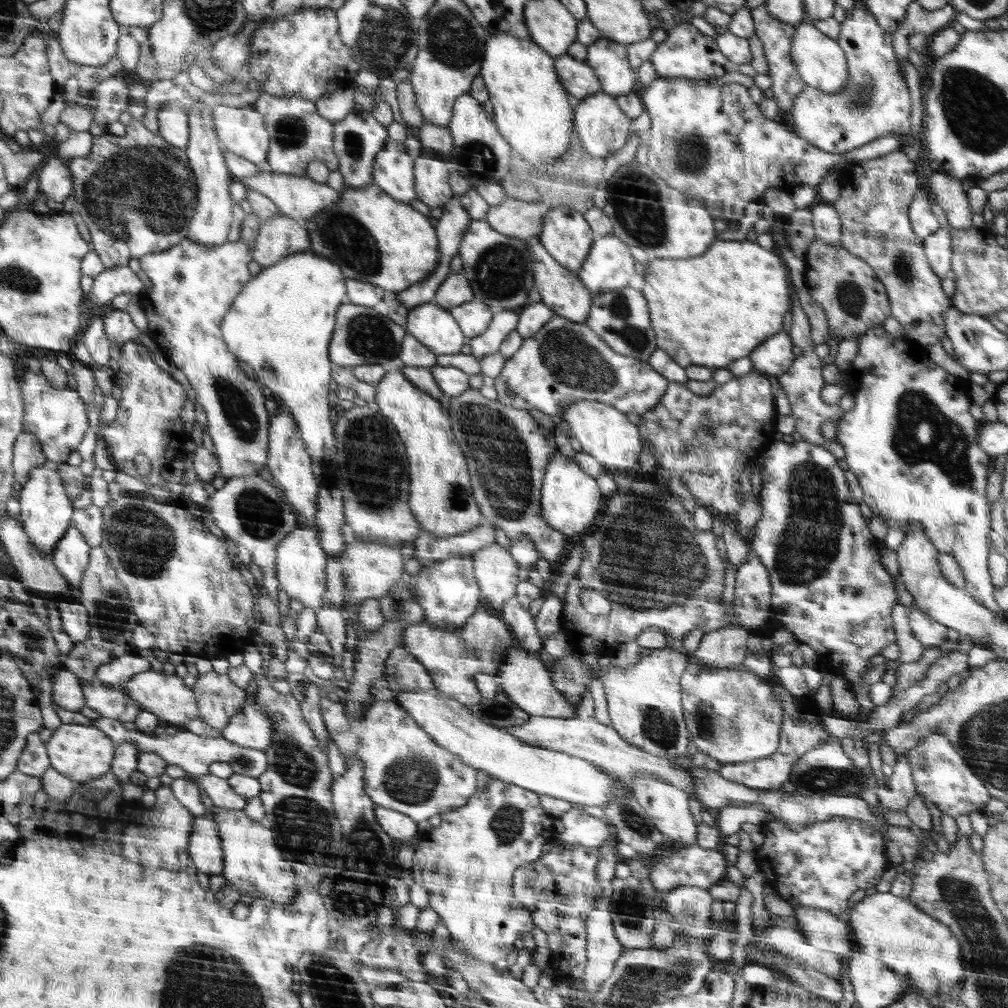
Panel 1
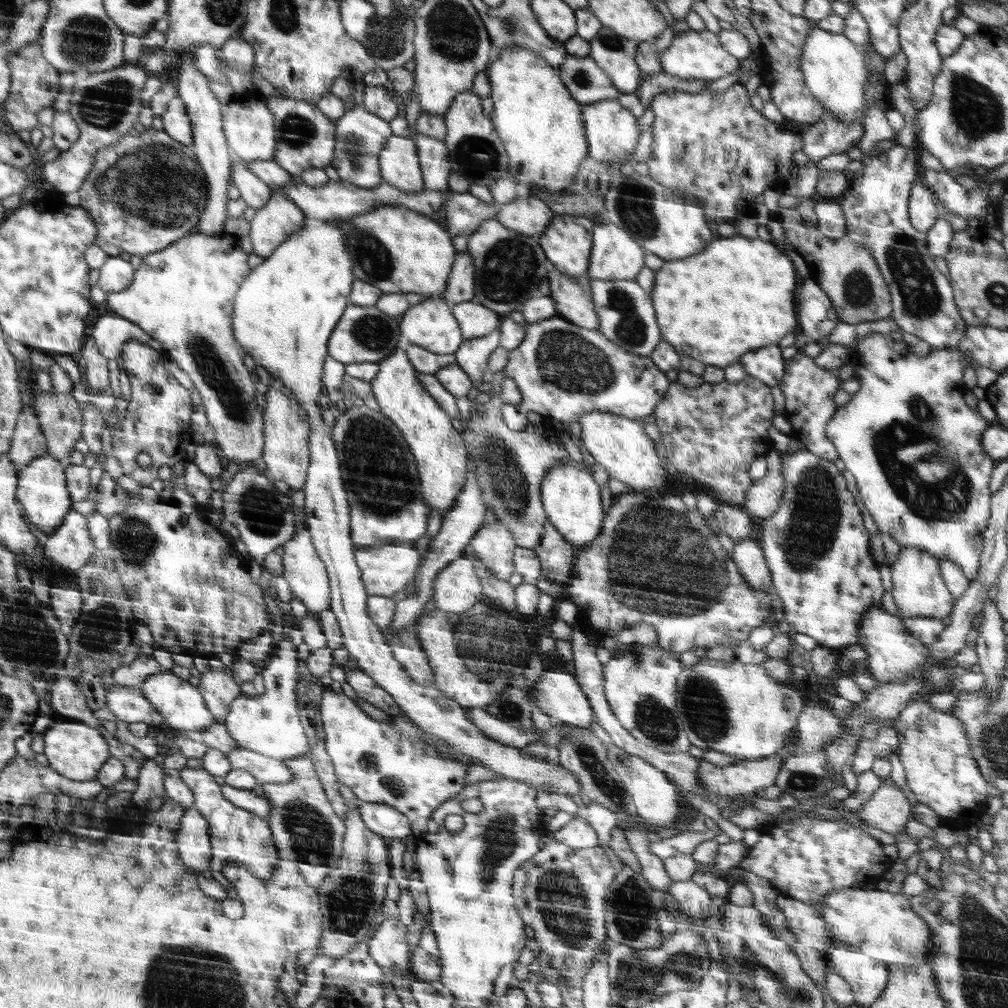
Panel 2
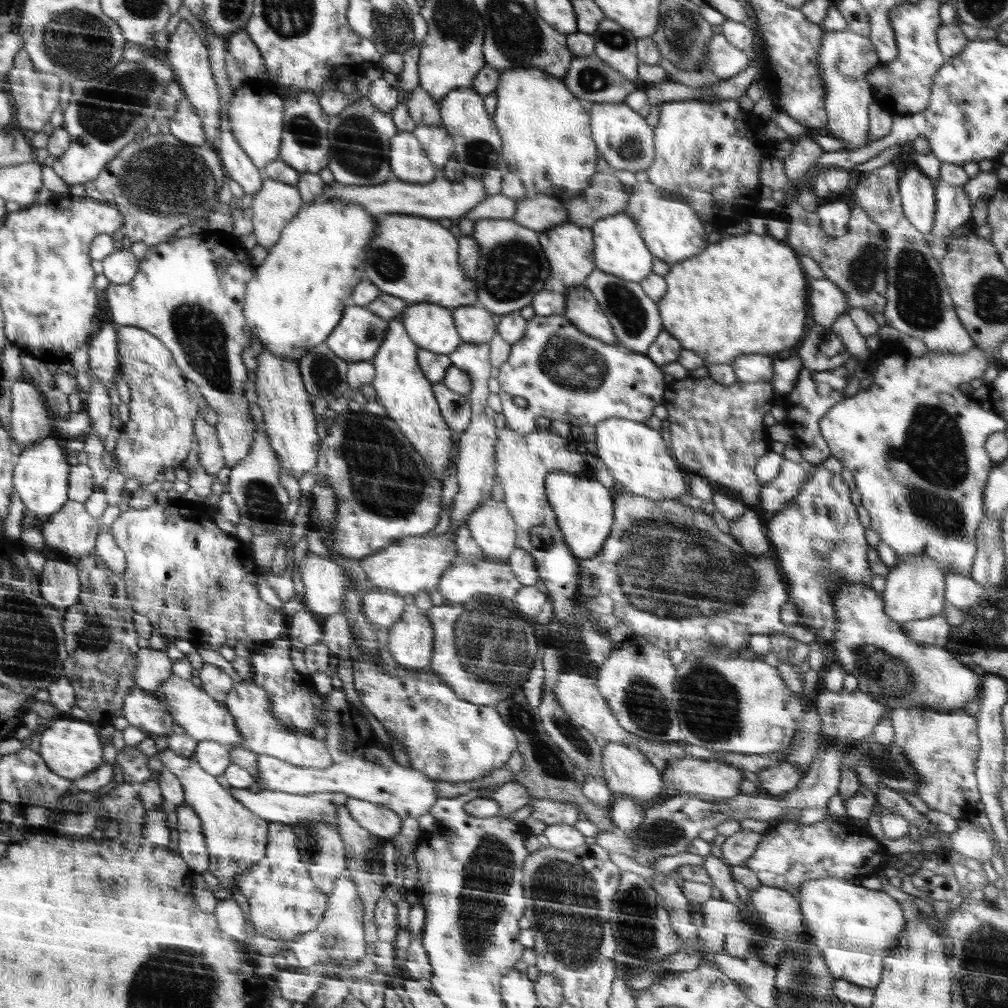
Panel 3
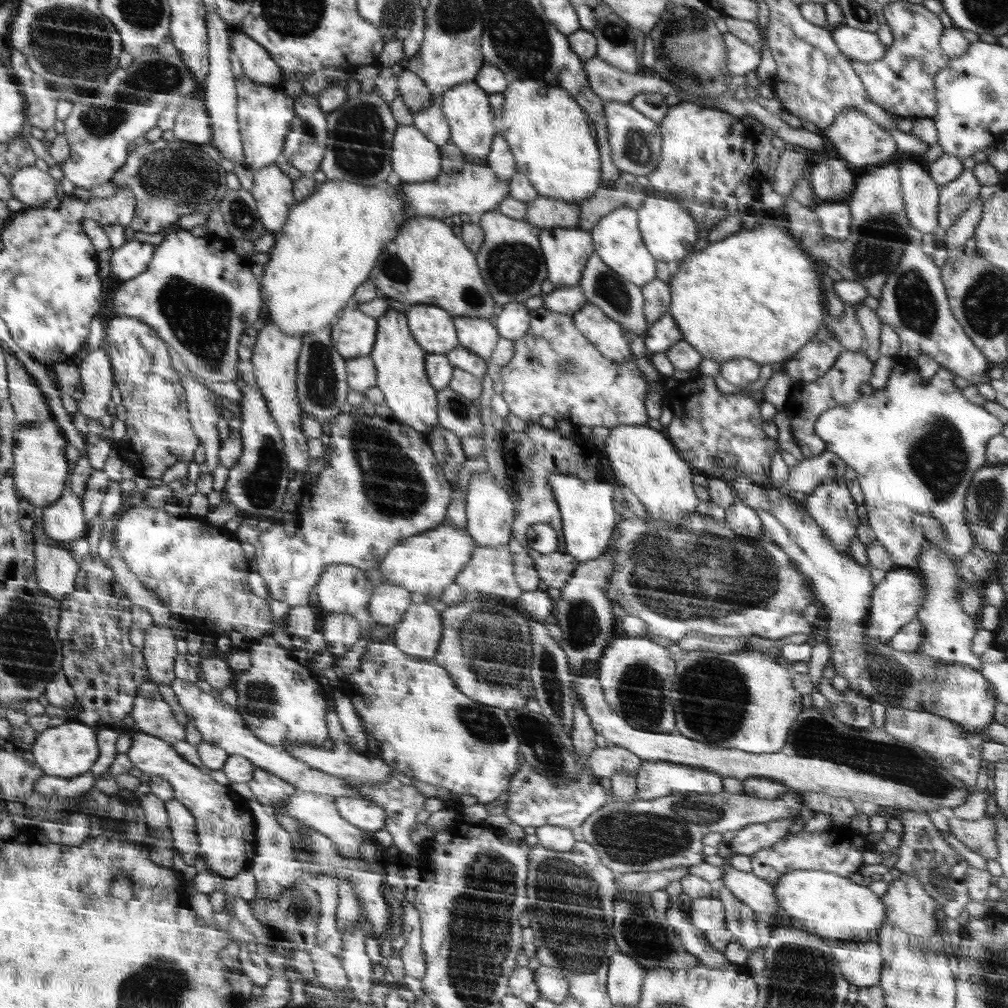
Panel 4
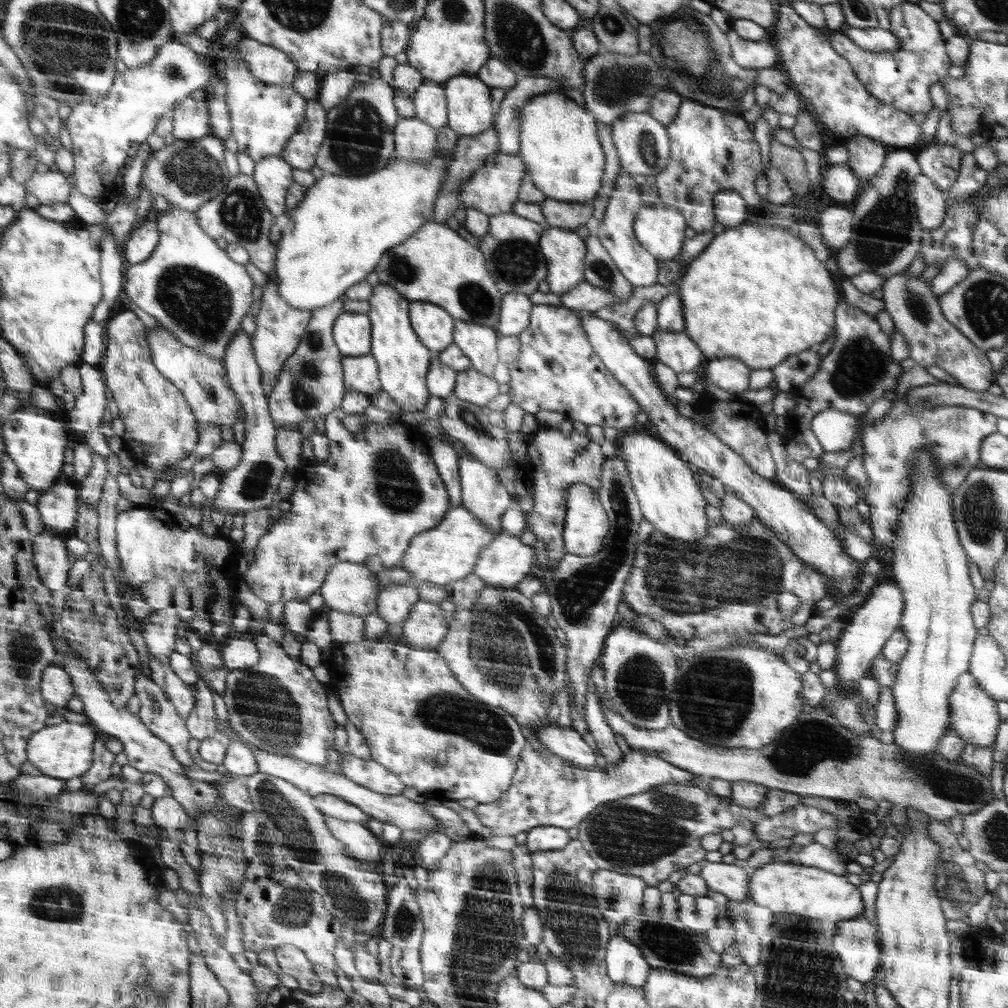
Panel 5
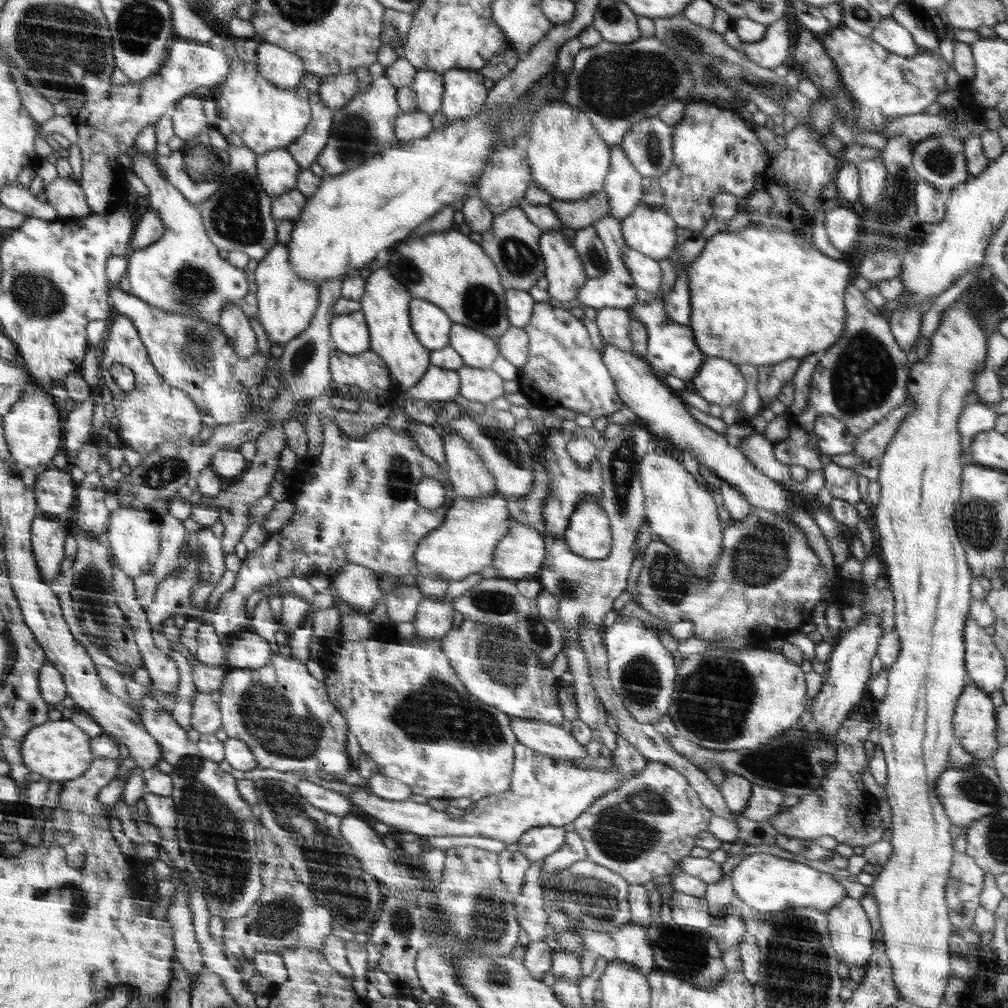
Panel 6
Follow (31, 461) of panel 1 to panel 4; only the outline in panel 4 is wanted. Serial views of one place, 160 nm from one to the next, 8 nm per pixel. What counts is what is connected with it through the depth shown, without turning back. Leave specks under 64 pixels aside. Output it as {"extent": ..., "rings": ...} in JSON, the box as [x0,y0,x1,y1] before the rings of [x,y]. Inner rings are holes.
{"extent":[5,351,50,426],"rings":[[[7,351],[5,365],[7,366],[9,401],[13,406],[19,426],[48,422],[50,410],[44,402],[44,396],[38,390],[34,378],[24,370],[22,362],[12,358],[12,353]]]}

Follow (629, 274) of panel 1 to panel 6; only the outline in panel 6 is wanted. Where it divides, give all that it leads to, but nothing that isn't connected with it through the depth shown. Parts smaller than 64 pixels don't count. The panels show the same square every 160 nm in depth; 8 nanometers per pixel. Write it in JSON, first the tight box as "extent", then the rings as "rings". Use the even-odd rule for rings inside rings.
{"extent":[604,144,662,294],"rings":[[[619,144],[611,146],[610,153],[611,170],[604,184],[604,192],[611,206],[610,216],[621,222],[643,203],[643,176]],[[627,244],[623,250],[623,261],[637,288],[647,290],[652,294],[659,291],[662,278],[659,261],[634,250]]]}

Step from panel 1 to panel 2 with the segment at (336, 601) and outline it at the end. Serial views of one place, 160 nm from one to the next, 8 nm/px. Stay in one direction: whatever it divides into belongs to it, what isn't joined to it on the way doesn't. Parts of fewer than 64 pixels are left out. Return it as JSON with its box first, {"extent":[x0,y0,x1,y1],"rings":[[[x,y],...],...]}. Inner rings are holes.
{"extent":[355,541,421,597],"rings":[[[406,541],[404,544],[355,549],[355,561],[358,562],[368,596],[394,597],[398,593],[404,593],[406,584],[414,580],[416,570],[420,566],[420,558],[421,555],[418,554],[412,541]]]}

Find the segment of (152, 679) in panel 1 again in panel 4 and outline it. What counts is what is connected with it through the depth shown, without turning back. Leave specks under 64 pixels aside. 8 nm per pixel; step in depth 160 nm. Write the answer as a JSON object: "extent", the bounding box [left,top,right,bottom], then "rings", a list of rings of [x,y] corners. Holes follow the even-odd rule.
{"extent":[170,679,359,798],"rings":[[[175,679],[170,686],[174,690],[180,706],[186,712],[188,720],[195,722],[196,728],[200,731],[204,741],[223,748],[230,755],[239,754],[249,758],[255,767],[275,774],[278,778],[295,786],[296,790],[300,792],[359,798],[359,794],[346,784],[345,779],[320,772],[304,761],[290,756],[283,748],[266,744],[266,742],[260,740],[247,727],[243,716],[240,716],[240,713],[234,707],[225,703],[221,698],[207,694],[196,687],[194,683],[184,680]]]}

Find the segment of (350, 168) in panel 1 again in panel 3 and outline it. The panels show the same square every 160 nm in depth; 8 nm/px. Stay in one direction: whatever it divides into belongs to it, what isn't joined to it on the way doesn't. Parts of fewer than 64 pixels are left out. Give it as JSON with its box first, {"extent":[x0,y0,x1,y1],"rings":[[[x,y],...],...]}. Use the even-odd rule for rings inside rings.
{"extent":[328,97,398,187],"rings":[[[363,97],[351,103],[340,114],[330,116],[331,160],[328,170],[333,172],[335,182],[352,186],[372,187],[394,178],[391,171],[391,140],[398,129],[388,112],[380,112],[374,104]]]}

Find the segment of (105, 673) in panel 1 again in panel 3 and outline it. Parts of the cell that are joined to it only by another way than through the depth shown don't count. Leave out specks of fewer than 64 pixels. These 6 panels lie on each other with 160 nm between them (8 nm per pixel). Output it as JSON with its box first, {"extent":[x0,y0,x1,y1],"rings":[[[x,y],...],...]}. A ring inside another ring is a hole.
{"extent":[134,648,172,691],"rings":[[[141,648],[134,669],[134,684],[145,691],[156,691],[172,677],[172,664],[165,650]]]}

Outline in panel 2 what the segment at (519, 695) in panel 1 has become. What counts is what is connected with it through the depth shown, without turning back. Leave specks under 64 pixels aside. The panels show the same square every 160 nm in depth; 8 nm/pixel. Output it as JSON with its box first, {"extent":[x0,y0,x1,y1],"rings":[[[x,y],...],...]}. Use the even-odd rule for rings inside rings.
{"extent":[536,669,595,728],"rings":[[[558,669],[544,670],[540,675],[540,681],[536,683],[536,706],[552,719],[567,722],[581,728],[590,728],[593,718],[595,718],[590,700],[583,689],[580,688],[578,678],[568,672]]]}

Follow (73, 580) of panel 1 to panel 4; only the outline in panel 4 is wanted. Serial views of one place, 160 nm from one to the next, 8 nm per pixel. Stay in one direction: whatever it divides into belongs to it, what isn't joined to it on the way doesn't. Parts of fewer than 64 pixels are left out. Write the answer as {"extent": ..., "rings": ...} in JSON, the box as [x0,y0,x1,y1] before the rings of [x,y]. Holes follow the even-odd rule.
{"extent":[39,489,88,546],"rings":[[[64,489],[55,503],[44,507],[39,513],[43,530],[54,542],[71,546],[77,539],[87,538],[88,526],[85,524],[81,497]]]}

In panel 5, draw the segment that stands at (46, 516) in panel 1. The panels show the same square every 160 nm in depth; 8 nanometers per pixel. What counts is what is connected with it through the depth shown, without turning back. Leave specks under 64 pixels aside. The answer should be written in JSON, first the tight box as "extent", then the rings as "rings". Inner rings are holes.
{"extent":[1,406,68,494],"rings":[[[20,406],[6,418],[1,431],[5,442],[5,452],[12,457],[22,480],[29,484],[30,489],[41,494],[58,483],[60,470],[62,466],[65,466],[64,452],[68,444],[62,424],[58,424],[54,418],[46,414],[40,414],[38,410],[34,410],[34,407]]]}

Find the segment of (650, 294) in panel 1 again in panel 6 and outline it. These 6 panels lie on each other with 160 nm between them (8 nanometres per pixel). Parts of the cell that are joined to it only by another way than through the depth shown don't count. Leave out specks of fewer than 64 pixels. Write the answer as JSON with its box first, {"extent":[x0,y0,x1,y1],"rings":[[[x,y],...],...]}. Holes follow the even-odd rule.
{"extent":[687,224,850,366],"rings":[[[767,224],[750,225],[740,231],[727,231],[721,229],[719,233],[713,235],[706,241],[705,249],[700,256],[691,262],[687,268],[689,278],[689,289],[691,298],[691,315],[689,328],[693,332],[696,344],[706,357],[720,357],[736,365],[752,364],[757,366],[776,364],[789,358],[802,360],[810,354],[821,354],[830,348],[844,333],[847,319],[844,308],[844,295],[848,285],[850,285],[850,266],[844,261],[834,260],[818,252],[817,248],[812,248],[810,243],[802,244],[800,238],[794,232],[767,226]]]}

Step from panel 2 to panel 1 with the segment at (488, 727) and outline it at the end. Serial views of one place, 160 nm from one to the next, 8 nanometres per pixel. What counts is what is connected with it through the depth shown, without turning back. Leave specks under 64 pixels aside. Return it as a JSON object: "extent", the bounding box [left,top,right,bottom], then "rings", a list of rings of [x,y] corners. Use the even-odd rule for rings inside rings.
{"extent":[505,714,693,794],"rings":[[[584,714],[566,719],[530,716],[523,725],[506,727],[505,731],[526,744],[565,752],[570,756],[577,756],[597,764],[604,771],[614,774],[621,780],[630,781],[631,773],[635,772],[650,773],[689,794],[693,792],[693,778],[683,766],[673,759],[650,754],[639,746],[626,742],[610,725],[601,724],[595,717]]]}

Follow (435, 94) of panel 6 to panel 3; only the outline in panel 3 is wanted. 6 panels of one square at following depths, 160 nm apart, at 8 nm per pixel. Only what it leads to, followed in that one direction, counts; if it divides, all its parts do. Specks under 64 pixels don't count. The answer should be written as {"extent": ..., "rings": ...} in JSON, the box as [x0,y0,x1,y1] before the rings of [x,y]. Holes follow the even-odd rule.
{"extent":[414,125,453,177],"rings":[[[443,125],[417,126],[414,132],[421,142],[427,156],[435,164],[435,168],[442,177],[443,164],[453,157],[453,140]]]}

